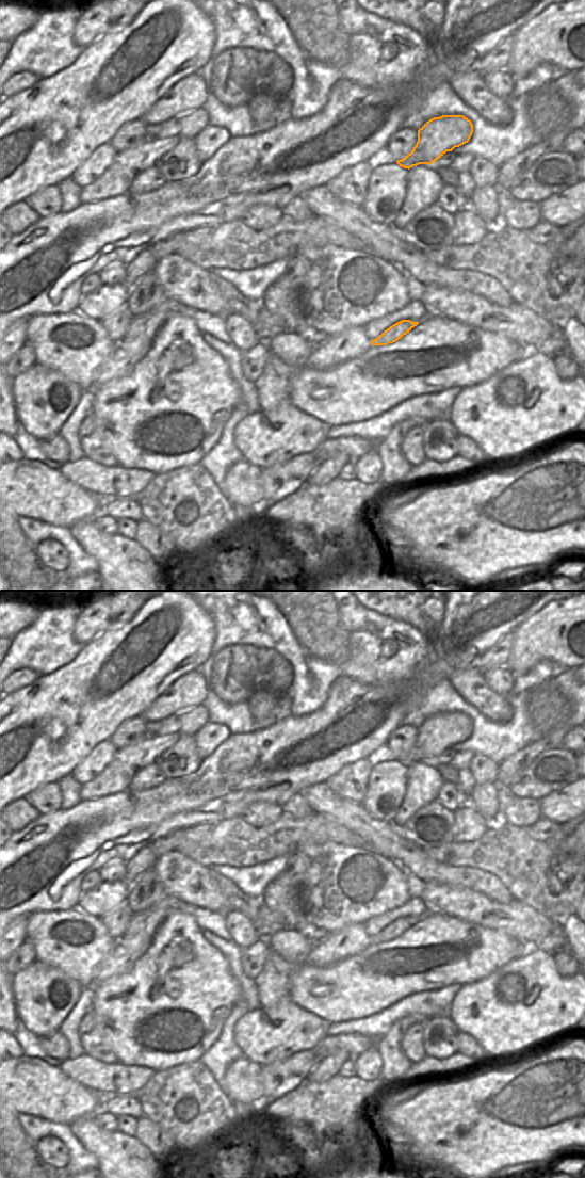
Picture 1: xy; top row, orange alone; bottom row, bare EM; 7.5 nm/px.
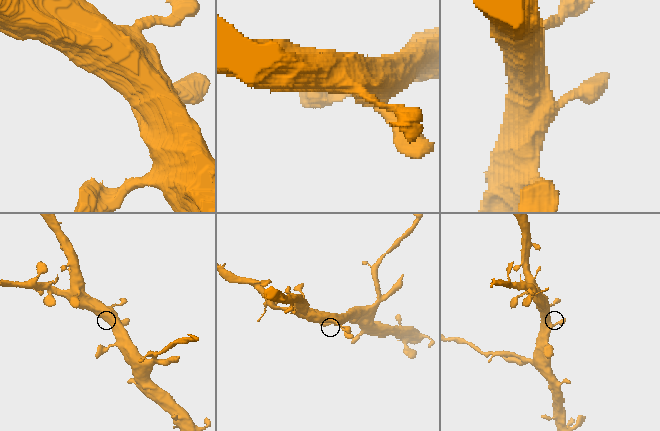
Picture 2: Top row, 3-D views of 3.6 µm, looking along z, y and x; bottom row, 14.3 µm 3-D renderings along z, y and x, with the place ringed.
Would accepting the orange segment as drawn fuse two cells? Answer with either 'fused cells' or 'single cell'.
single cell

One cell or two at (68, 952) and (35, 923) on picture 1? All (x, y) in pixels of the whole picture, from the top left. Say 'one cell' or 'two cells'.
one cell

